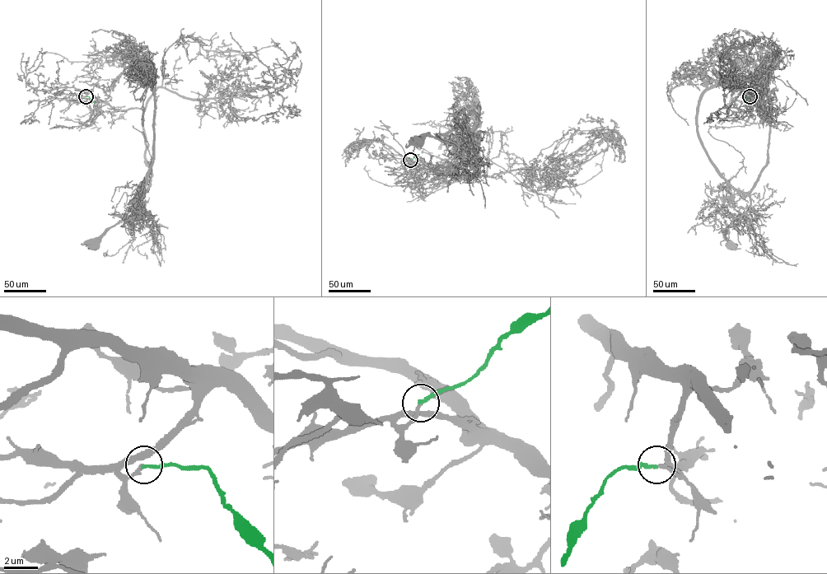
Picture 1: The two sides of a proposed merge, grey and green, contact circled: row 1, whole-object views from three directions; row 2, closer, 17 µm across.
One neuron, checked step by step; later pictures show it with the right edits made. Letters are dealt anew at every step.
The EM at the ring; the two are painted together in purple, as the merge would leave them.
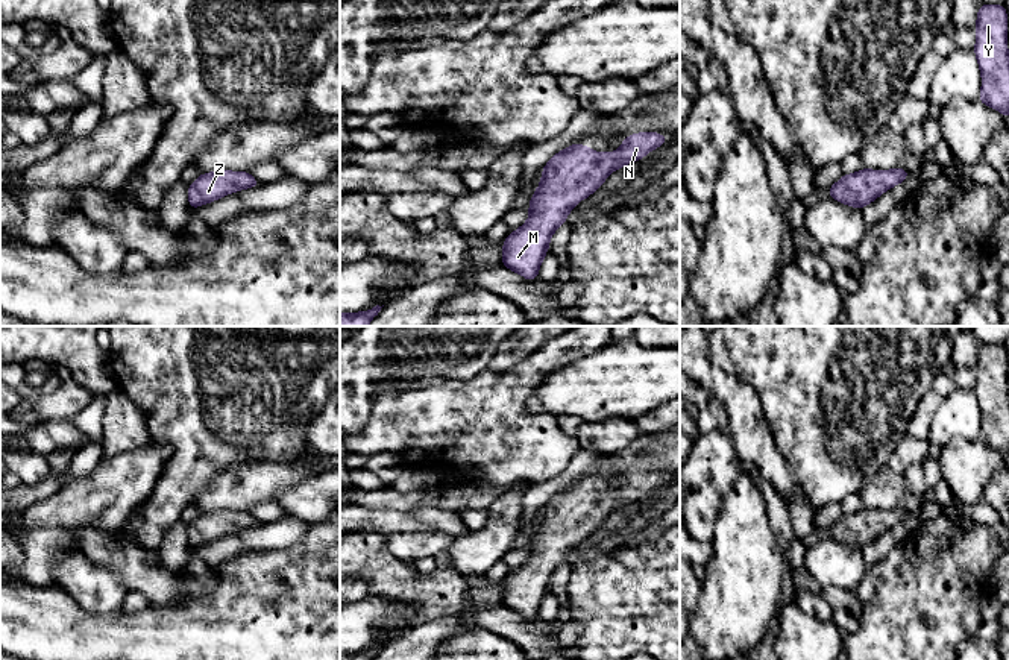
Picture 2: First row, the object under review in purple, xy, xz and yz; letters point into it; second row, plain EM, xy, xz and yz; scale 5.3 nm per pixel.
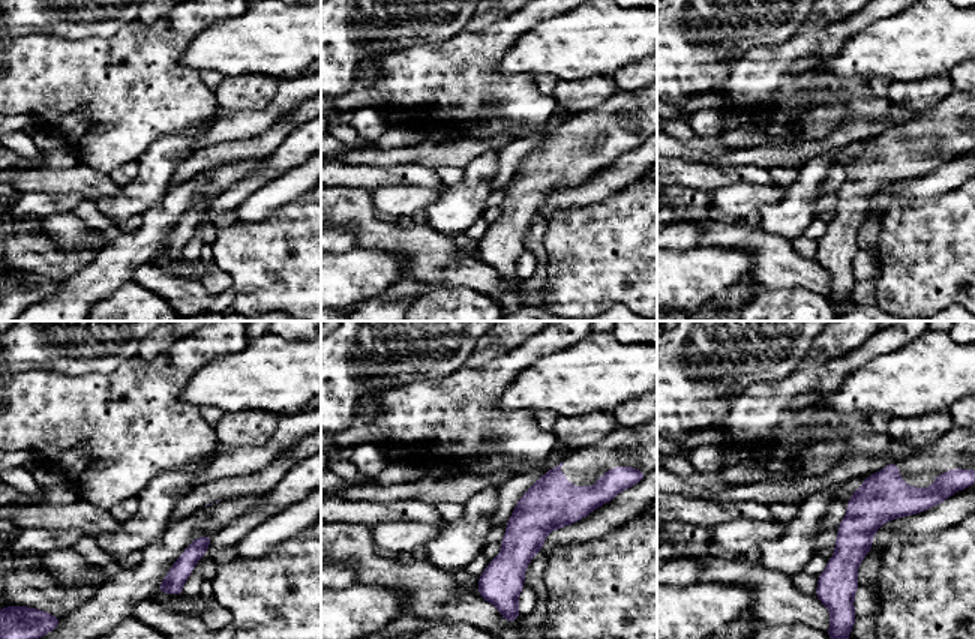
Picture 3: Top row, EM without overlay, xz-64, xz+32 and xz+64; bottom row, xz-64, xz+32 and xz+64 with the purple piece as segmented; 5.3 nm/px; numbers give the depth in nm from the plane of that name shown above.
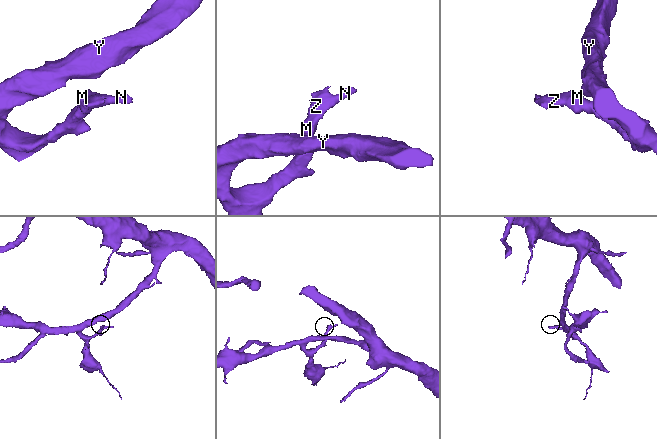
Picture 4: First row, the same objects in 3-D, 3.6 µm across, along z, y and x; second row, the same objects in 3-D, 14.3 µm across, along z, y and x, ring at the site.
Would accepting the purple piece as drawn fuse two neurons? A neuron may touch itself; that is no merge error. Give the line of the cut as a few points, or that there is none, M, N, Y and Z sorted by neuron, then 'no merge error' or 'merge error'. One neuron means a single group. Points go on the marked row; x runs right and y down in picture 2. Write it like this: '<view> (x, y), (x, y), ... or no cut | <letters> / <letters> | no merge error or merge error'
no cut | M N Y Z | no merge error

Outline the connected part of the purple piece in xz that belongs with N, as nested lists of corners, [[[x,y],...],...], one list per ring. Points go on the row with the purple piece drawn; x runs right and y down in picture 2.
[[[640,132],[627,137],[618,152],[599,153],[580,143],[560,150],[542,168],[542,182],[528,203],[528,222],[504,240],[502,266],[527,281],[539,279],[549,240],[574,206],[590,197],[611,171],[666,143],[666,135]]]

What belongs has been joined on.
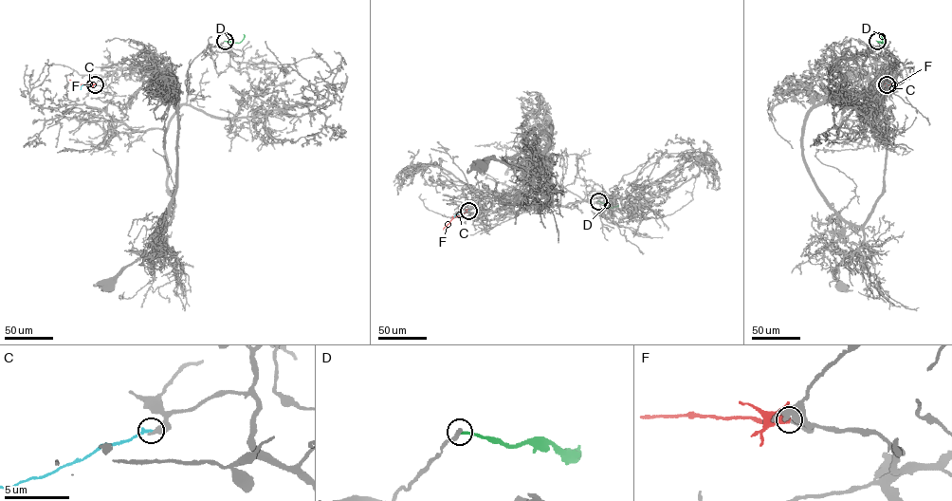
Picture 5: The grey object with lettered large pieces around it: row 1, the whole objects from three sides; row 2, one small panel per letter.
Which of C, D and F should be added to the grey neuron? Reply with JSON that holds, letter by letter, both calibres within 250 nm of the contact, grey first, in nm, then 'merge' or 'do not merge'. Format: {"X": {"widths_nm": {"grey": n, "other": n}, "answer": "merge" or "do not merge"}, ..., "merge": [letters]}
{"C": {"widths_nm": {"grey": 480, "other": 240}, "answer": "do not merge"}, "D": {"widths_nm": {"grey": 360, "other": 240}, "answer": "do not merge"}, "F": {"widths_nm": {"grey": 280, "other": 550}, "answer": "merge"}, "merge": ["F"]}

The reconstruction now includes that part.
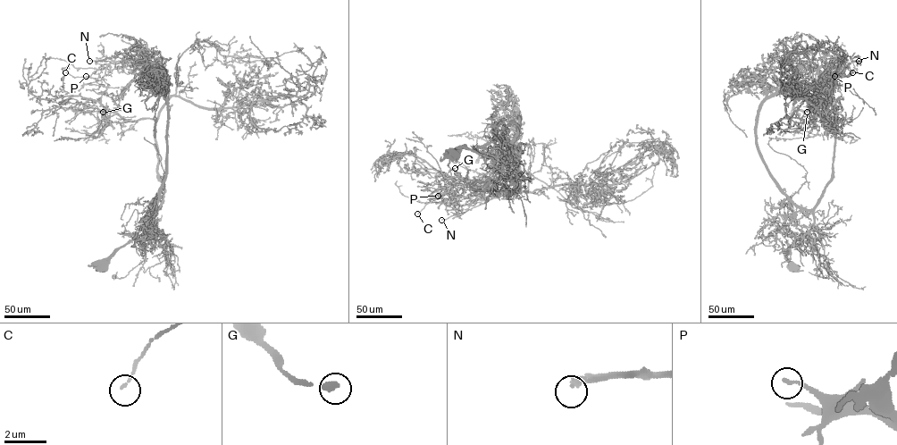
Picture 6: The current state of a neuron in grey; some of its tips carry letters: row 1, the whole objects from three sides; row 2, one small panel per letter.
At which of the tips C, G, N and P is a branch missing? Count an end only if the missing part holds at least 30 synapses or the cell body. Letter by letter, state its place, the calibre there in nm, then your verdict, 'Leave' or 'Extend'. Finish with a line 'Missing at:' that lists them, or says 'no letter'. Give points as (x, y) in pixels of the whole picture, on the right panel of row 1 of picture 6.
C: Place: (852, 72). Thickness 120 nm. Leave
G: Place: (807, 112). Thickness 280 nm. Leave
N: Place: (859, 61). Thickness 320 nm. Extend
P: Place: (834, 76). Thickness 160 nm. Leave
Missing at: N

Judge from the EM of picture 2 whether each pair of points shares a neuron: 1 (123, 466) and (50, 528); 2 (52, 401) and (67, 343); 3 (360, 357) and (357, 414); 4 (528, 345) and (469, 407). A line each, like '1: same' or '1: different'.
1: same
2: different
3: same
4: different

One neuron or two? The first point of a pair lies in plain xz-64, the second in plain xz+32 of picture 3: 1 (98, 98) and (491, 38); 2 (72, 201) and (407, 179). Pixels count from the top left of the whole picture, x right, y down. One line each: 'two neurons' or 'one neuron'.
1: one neuron
2: two neurons

